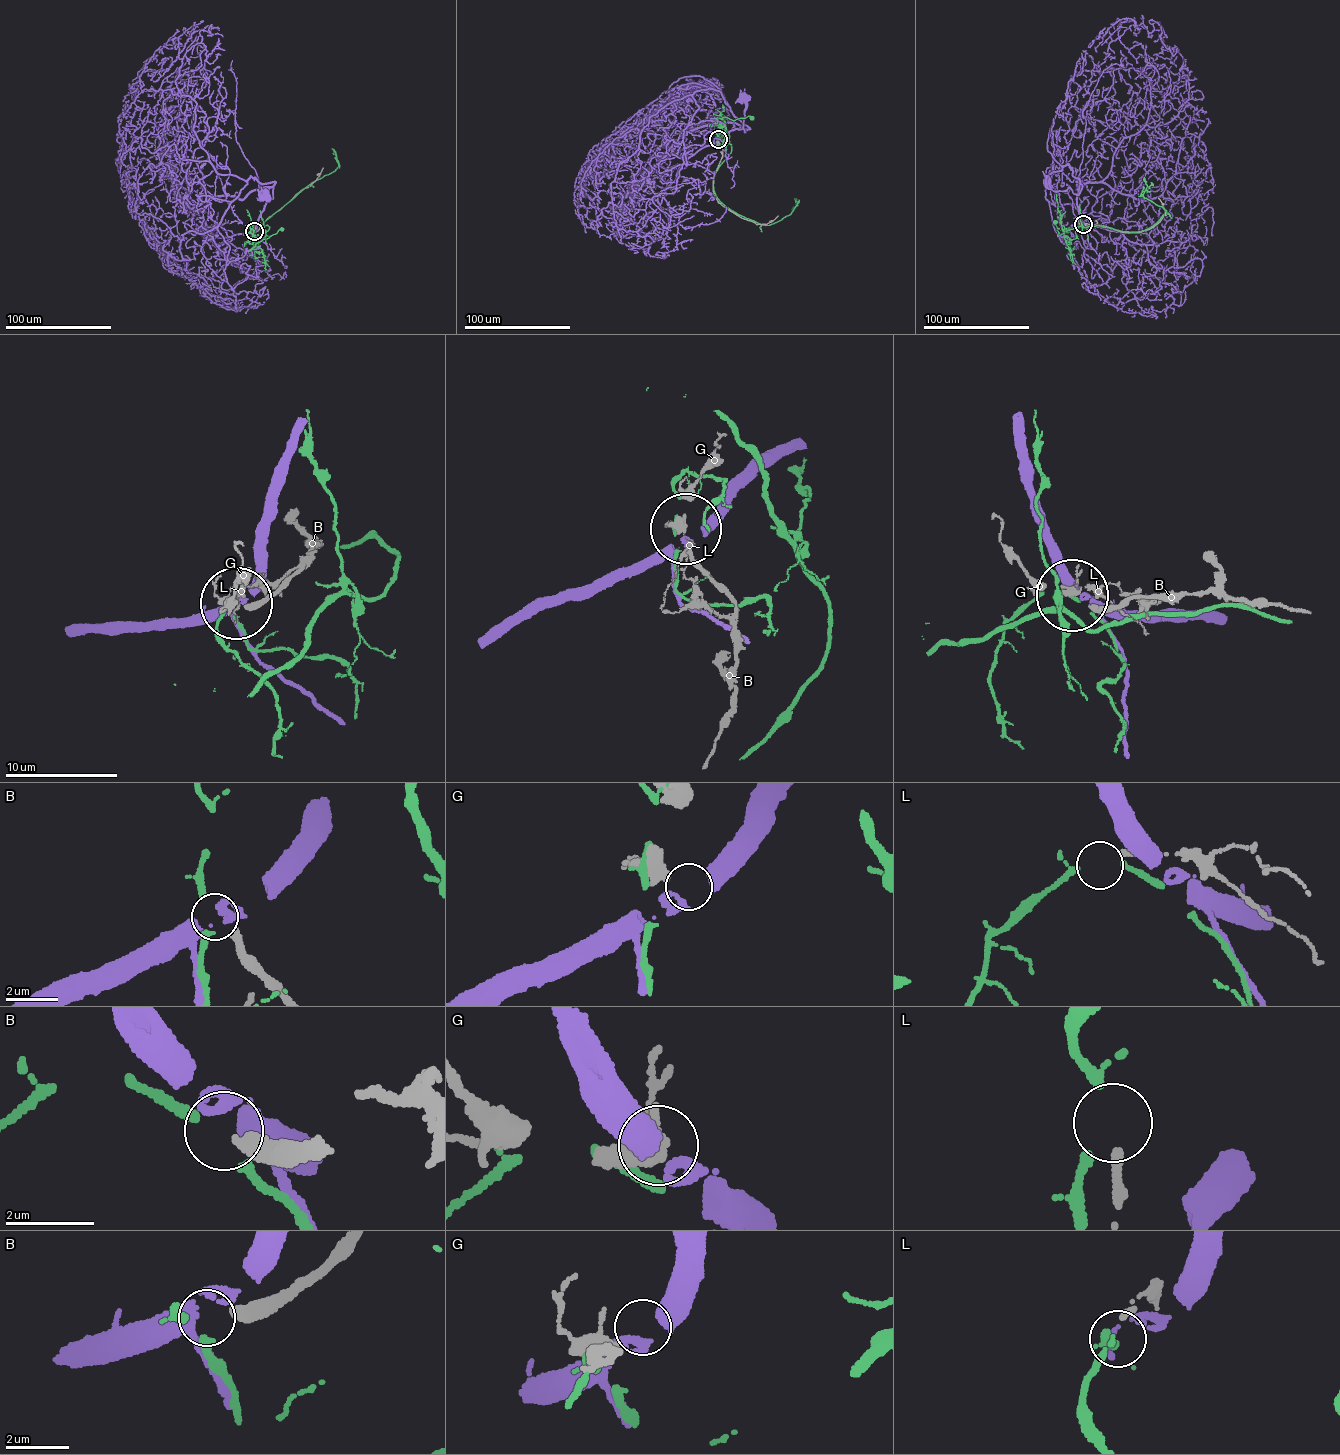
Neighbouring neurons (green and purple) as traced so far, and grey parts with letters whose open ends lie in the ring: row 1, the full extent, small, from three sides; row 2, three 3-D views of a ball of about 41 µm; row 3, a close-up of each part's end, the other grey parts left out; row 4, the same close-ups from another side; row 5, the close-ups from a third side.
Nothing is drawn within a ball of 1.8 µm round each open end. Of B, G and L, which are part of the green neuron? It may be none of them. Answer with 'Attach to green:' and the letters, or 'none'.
Attach to green: none

